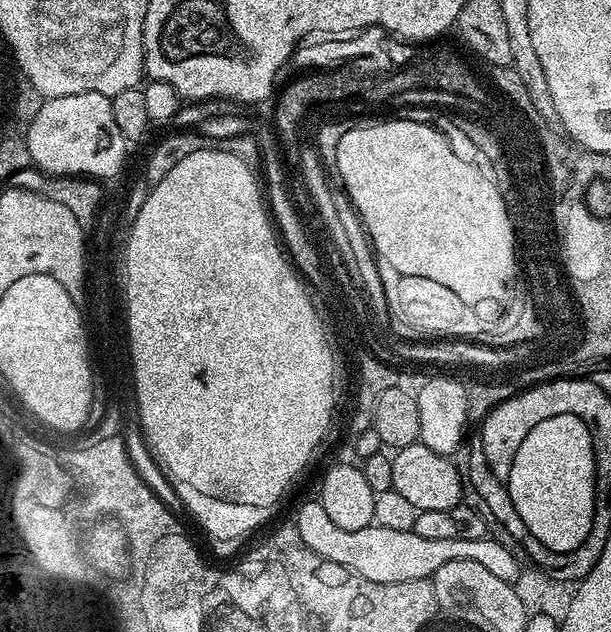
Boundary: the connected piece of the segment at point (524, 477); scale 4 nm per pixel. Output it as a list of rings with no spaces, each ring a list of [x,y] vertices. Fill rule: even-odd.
[[[548,416],[518,446],[506,481],[509,498],[526,529],[556,554],[582,546],[594,518],[595,460],[590,430],[577,416]]]

